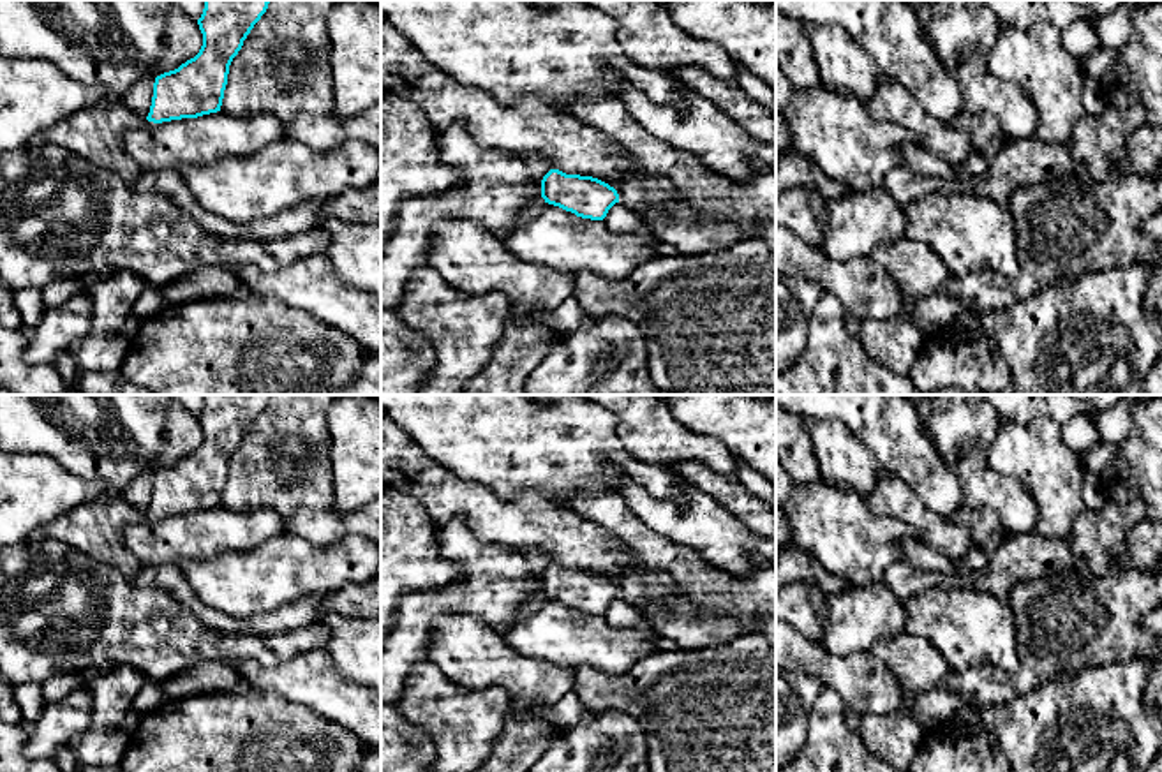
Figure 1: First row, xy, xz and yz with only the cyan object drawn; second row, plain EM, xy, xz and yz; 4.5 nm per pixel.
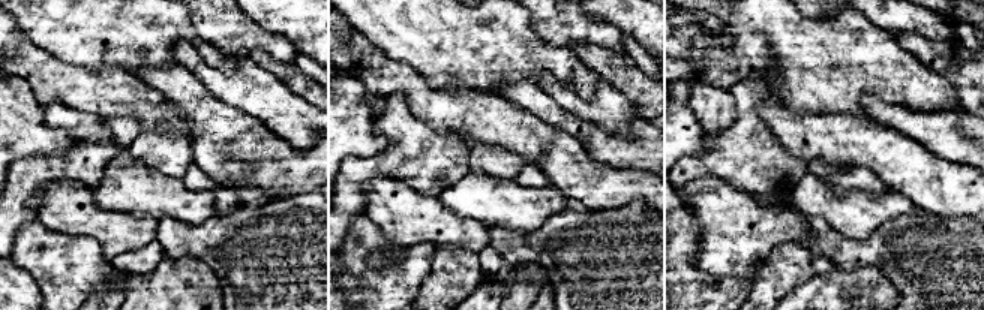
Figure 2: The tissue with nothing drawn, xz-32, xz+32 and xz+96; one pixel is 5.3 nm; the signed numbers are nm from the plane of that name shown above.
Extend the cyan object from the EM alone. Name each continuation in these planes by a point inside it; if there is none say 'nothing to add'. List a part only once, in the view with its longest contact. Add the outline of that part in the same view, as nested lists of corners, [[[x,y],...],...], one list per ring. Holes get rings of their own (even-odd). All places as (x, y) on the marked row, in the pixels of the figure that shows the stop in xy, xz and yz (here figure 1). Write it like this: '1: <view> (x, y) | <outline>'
nothing to add

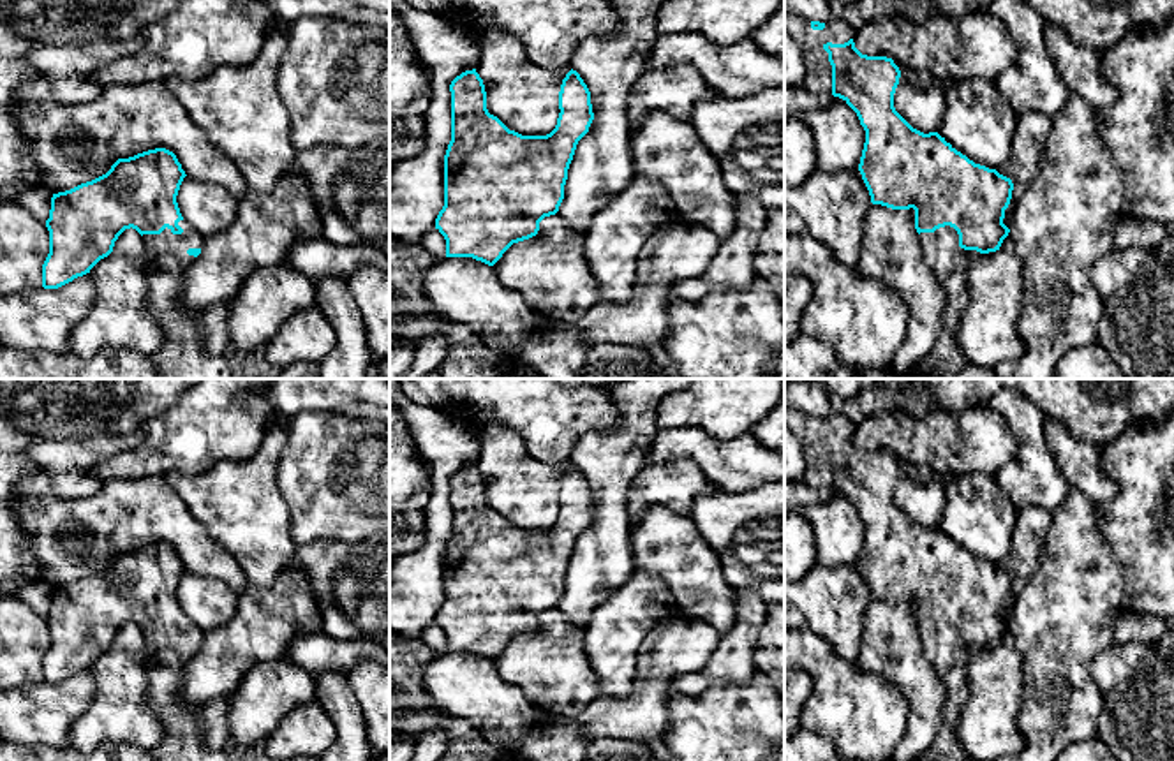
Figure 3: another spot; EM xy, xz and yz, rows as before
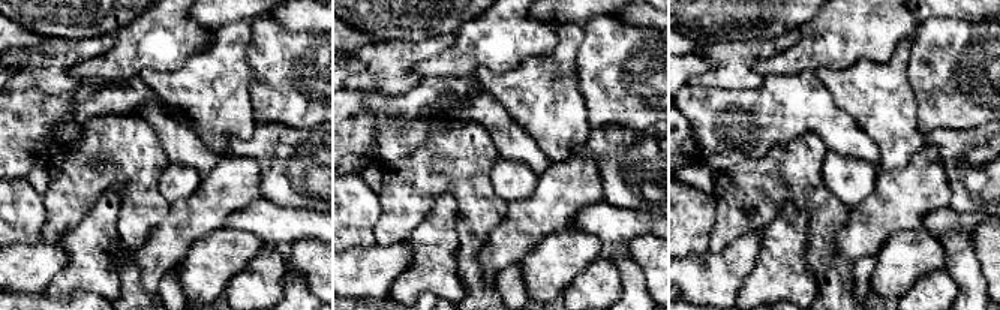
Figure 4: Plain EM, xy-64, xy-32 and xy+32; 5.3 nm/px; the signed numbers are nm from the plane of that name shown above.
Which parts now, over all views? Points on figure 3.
1: yz (818, 76) | [[[784,11],[784,32],[804,51],[807,70],[800,85],[813,93],[832,93],[832,65],[823,46],[844,44],[857,35],[857,30],[841,18],[828,19],[823,30],[813,30],[811,21]]]
2: yz (940, 249) | [[[950,225],[920,233],[918,241],[925,264],[947,292],[947,303],[934,347],[903,379],[957,379],[959,370],[970,365],[955,342],[955,329],[970,305],[968,264],[977,250],[961,248]]]

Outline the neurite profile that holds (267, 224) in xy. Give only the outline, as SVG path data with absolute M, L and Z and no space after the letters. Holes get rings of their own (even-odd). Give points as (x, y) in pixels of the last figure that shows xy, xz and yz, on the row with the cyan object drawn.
M300 173L284 174L270 192L247 192L233 224L204 238L201 254L185 270L178 303L190 312L233 298L256 270L286 264L291 247L323 236L317 203L308 180Z

